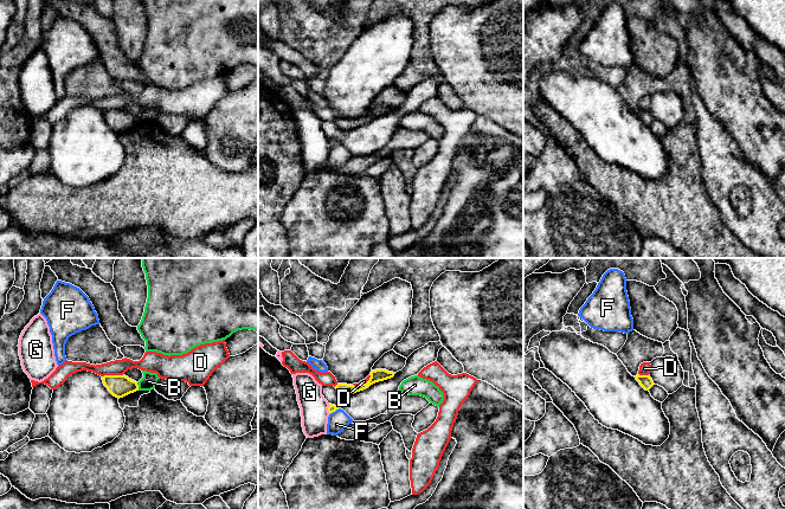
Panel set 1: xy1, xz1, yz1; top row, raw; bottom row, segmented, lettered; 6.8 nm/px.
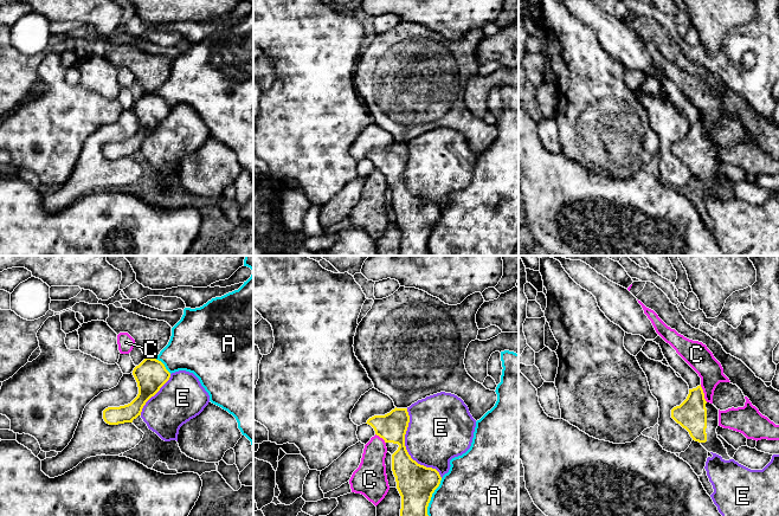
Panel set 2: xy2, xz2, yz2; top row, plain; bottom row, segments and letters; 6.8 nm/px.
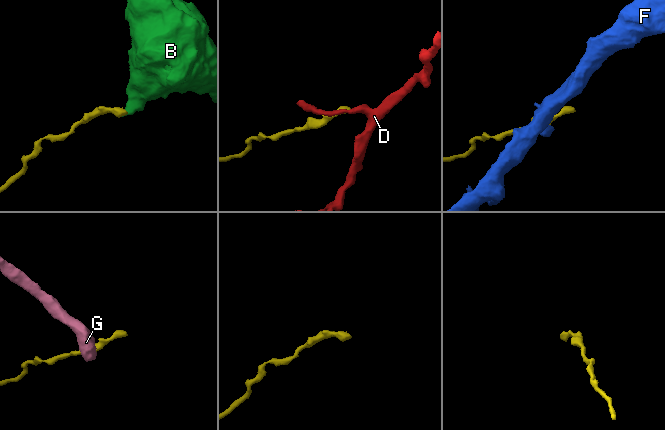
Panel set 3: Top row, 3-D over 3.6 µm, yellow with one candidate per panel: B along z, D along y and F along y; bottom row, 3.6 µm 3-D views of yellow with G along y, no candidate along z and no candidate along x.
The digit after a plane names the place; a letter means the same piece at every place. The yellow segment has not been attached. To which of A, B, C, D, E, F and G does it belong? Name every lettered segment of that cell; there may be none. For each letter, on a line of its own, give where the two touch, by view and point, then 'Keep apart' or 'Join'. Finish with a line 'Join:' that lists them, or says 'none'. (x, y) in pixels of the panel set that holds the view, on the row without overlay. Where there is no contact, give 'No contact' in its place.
A: Touches yellow at xz2 (430, 234). Keep apart
B: Touches yellow at xy1 (137, 121). Keep apart
C: Touches yellow at yz2 (703, 128). Keep apart
D: Touches yellow at xy1 (111, 110). Keep apart
E: Touches yellow at xz2 (405, 184). Keep apart
F: Touches yellow at xz1 (334, 146). Keep apart
G: Touches yellow at xz1 (328, 143). Keep apart
Join: none

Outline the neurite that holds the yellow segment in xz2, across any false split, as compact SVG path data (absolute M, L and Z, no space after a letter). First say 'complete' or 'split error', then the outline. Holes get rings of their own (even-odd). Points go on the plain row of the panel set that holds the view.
split error | M395 142L385 150L369 153L366 159L385 175L392 189L392 206L401 231L399 256L430 256L427 241L442 212L436 204L418 199L408 189L405 181L408 157L407 143Z

